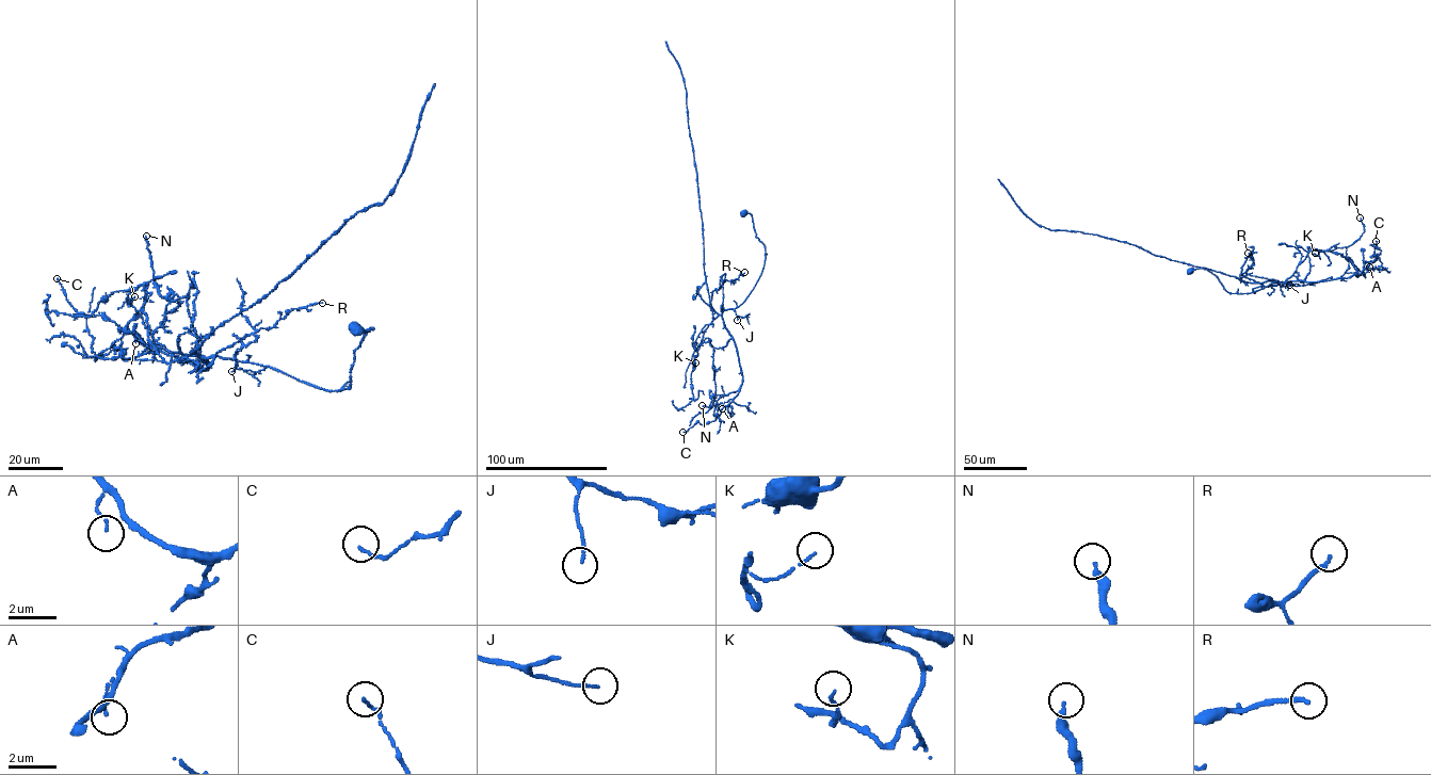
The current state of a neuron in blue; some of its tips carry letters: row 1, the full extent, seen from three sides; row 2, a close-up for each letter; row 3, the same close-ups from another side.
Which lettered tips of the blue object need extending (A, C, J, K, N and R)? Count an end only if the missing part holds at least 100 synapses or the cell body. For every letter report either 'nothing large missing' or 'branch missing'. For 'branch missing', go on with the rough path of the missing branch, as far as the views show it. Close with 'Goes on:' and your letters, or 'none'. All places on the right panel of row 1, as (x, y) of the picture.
A: nothing large missing
C: nothing large missing
J: nothing large missing
K: nothing large missing
N: nothing large missing
R: nothing large missing
Goes on: none

